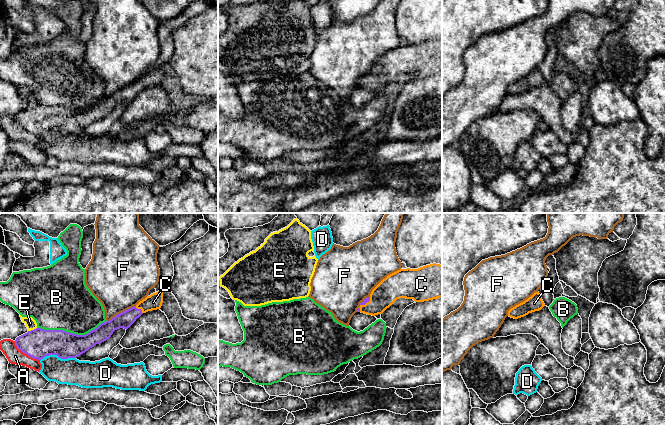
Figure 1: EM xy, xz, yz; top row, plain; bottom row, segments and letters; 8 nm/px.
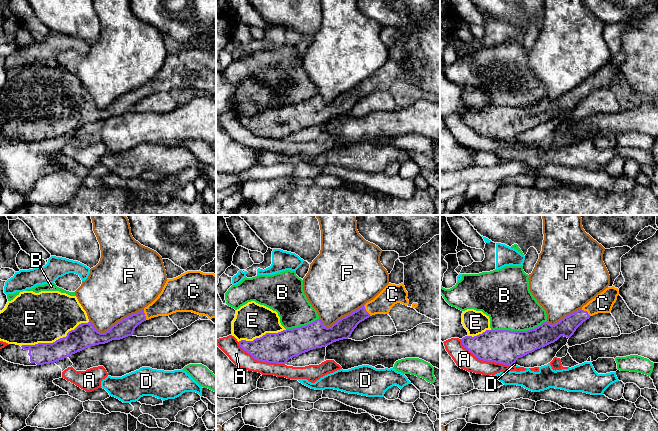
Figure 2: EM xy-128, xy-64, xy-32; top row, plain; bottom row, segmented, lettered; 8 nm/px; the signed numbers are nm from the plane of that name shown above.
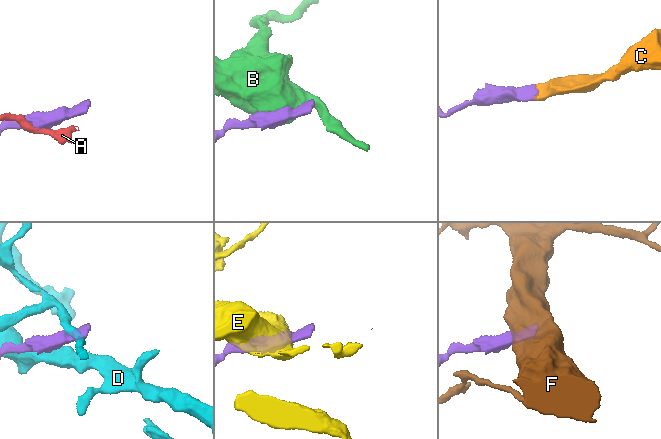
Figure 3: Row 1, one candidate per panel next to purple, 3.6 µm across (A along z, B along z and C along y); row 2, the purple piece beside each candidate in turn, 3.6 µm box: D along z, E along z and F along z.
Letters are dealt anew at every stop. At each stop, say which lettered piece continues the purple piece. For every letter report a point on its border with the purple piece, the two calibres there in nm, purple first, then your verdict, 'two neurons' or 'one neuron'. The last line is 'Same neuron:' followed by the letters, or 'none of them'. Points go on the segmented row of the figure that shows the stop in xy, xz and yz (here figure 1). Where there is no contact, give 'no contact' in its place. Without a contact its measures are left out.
A: contact xy (25, 353); calibres 240 and 130 nm; two neurons
B: contact xy (71, 333); calibres 220 and 440 nm; two neurons
C: contact xy (140, 309); calibres 130 and 130 nm; one neuron
D: contact xy (57, 355); calibres 240 and 220 nm; two neurons
E: contact xy (32, 330); calibres 240 and 90 nm; two neurons
F: contact xy (122, 312); calibres 130 and 460 nm; two neurons
Same neuron: C

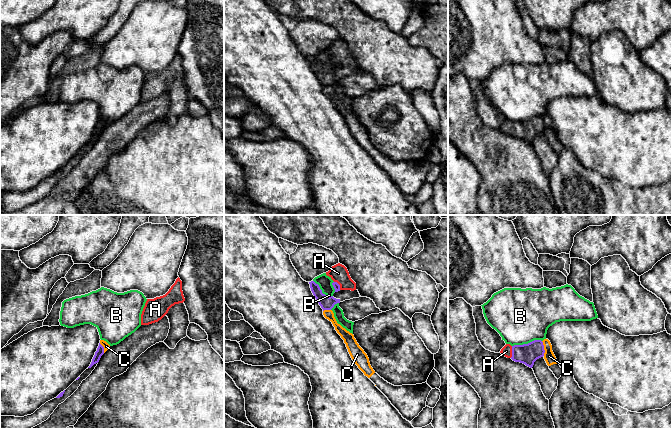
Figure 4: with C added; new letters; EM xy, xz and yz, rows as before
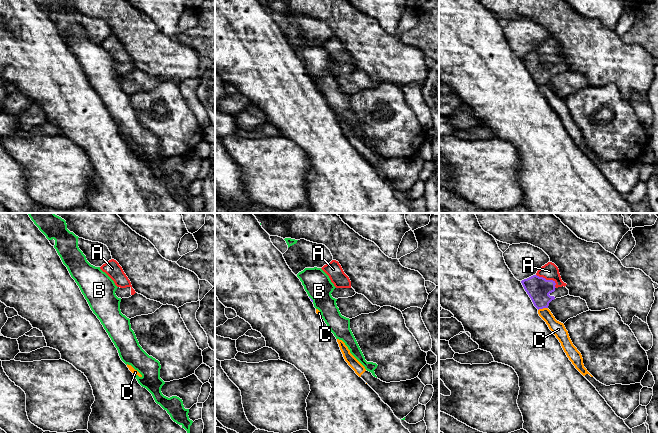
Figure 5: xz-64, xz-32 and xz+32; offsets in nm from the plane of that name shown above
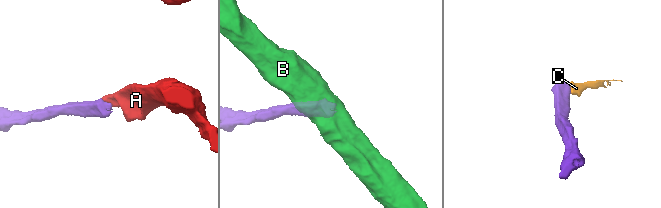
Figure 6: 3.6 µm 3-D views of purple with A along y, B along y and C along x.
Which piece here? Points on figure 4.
A: contact yz (512, 352); calibres 160 and 90 nm; one neuron
B: contact yz (526, 344); calibres 160 and 440 nm; two neurons
C: contact yz (543, 348); calibres 160 and 90 nm; two neurons
Same neuron: A

